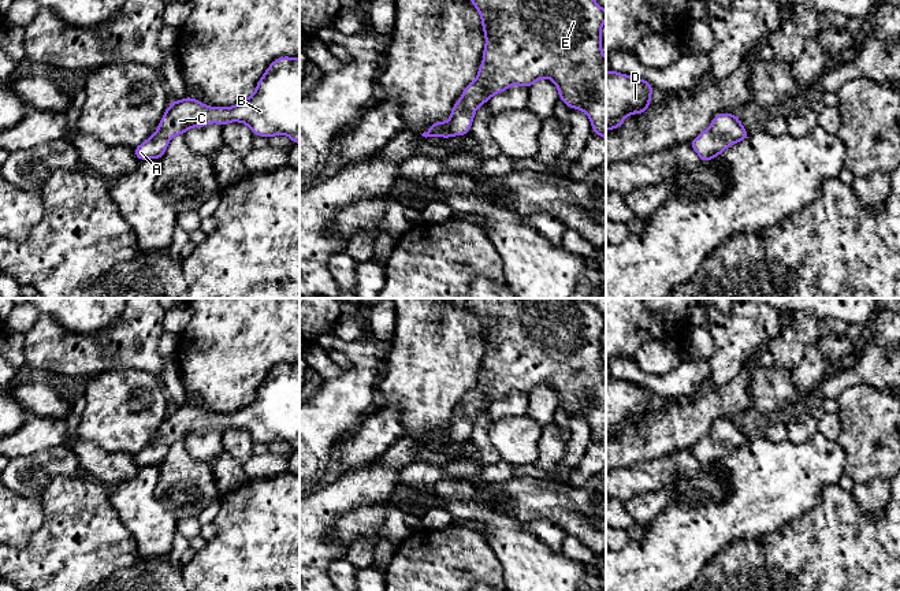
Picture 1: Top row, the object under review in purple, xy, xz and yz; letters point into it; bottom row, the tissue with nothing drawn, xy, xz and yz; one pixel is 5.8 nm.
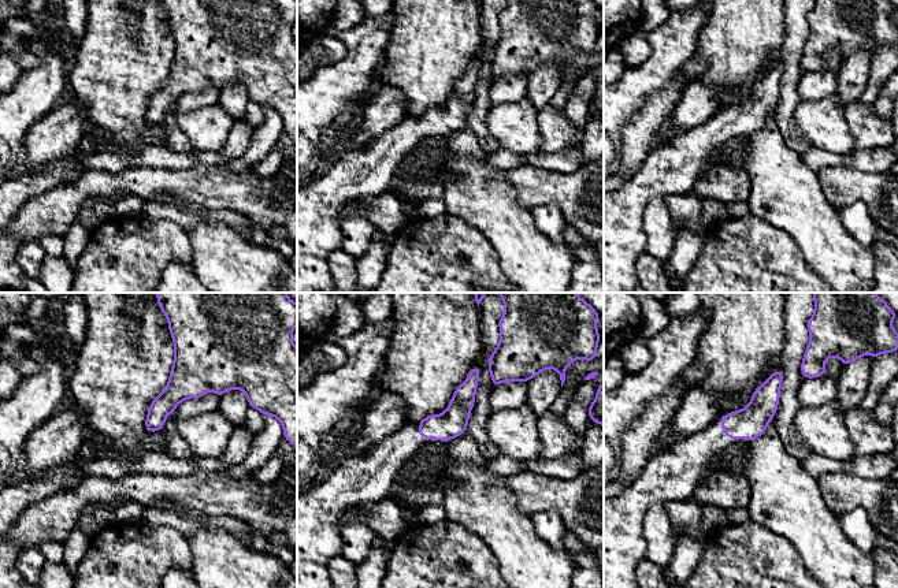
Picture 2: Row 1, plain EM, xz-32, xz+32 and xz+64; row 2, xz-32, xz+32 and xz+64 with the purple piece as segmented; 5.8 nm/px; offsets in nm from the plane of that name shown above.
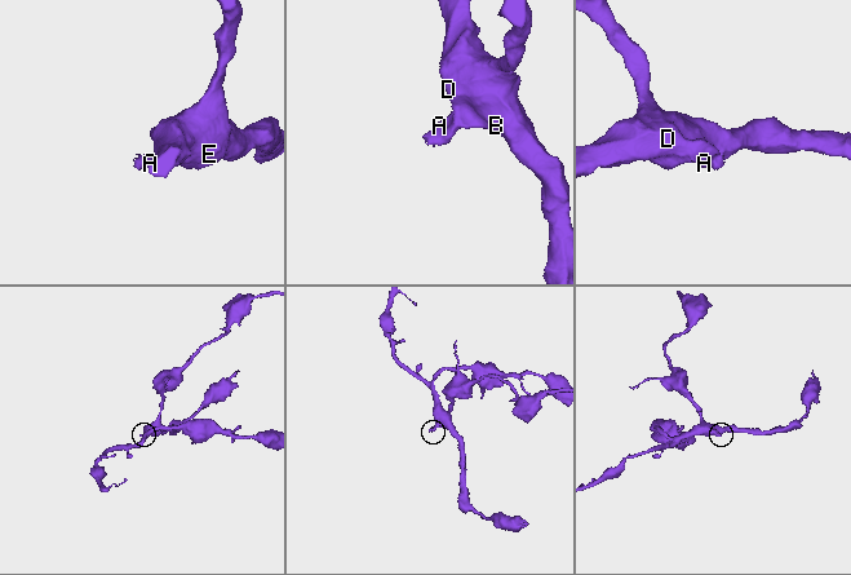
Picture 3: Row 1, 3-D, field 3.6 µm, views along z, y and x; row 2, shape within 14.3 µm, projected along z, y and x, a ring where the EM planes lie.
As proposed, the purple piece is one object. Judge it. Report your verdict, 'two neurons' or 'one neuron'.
one neuron

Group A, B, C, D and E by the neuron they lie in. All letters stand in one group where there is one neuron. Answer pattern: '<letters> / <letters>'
A B C D E

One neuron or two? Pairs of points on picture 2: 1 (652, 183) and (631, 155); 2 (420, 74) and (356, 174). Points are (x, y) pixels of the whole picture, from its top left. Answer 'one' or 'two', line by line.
1: two
2: two

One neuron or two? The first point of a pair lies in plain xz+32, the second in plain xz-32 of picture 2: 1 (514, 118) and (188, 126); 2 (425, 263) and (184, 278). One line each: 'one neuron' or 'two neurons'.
1: one neuron
2: two neurons

